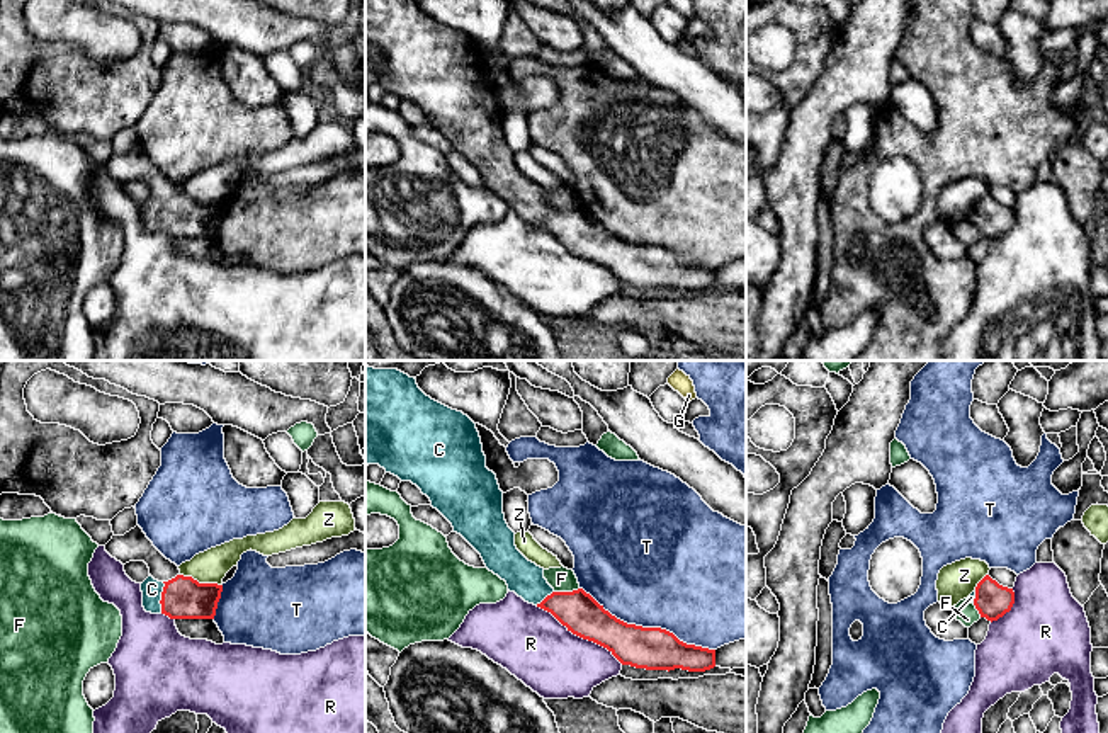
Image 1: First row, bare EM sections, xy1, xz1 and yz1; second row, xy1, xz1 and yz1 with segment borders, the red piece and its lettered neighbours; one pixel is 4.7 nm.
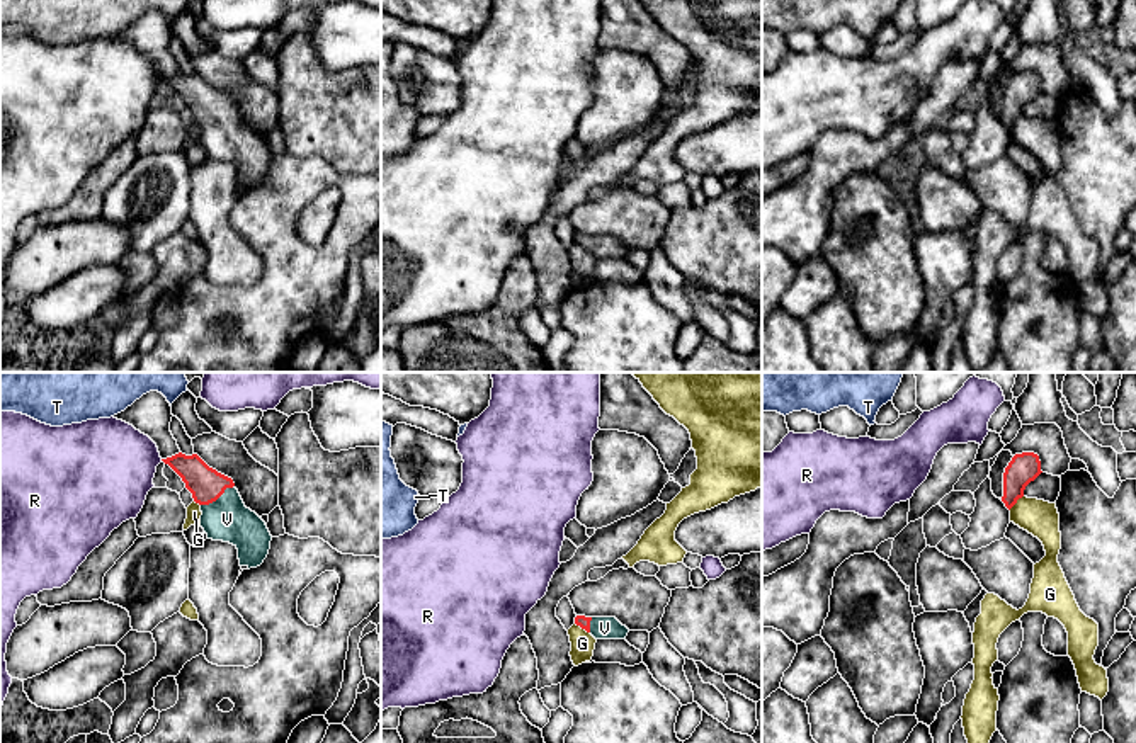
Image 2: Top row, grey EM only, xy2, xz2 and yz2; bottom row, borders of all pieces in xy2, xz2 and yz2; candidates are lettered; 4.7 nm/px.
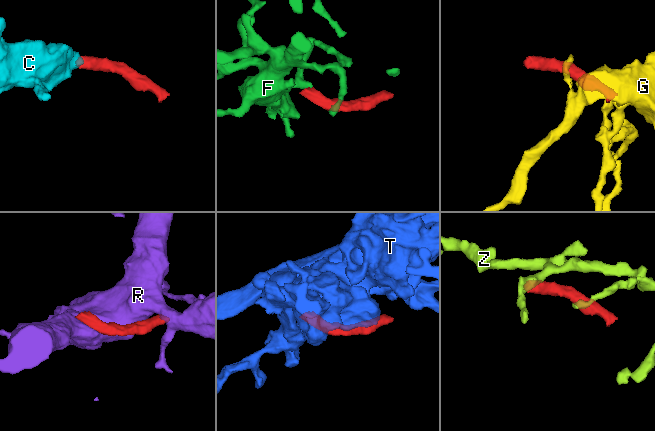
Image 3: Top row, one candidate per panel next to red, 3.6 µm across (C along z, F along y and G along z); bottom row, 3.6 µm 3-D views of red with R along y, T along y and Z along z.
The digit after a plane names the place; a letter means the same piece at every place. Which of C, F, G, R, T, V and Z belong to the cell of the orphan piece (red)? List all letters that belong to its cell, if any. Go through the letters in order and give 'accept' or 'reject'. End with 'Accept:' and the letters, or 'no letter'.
C: accept
F: reject
G: reject
R: reject
T: reject
V: accept
Z: reject
Accept: C, V

